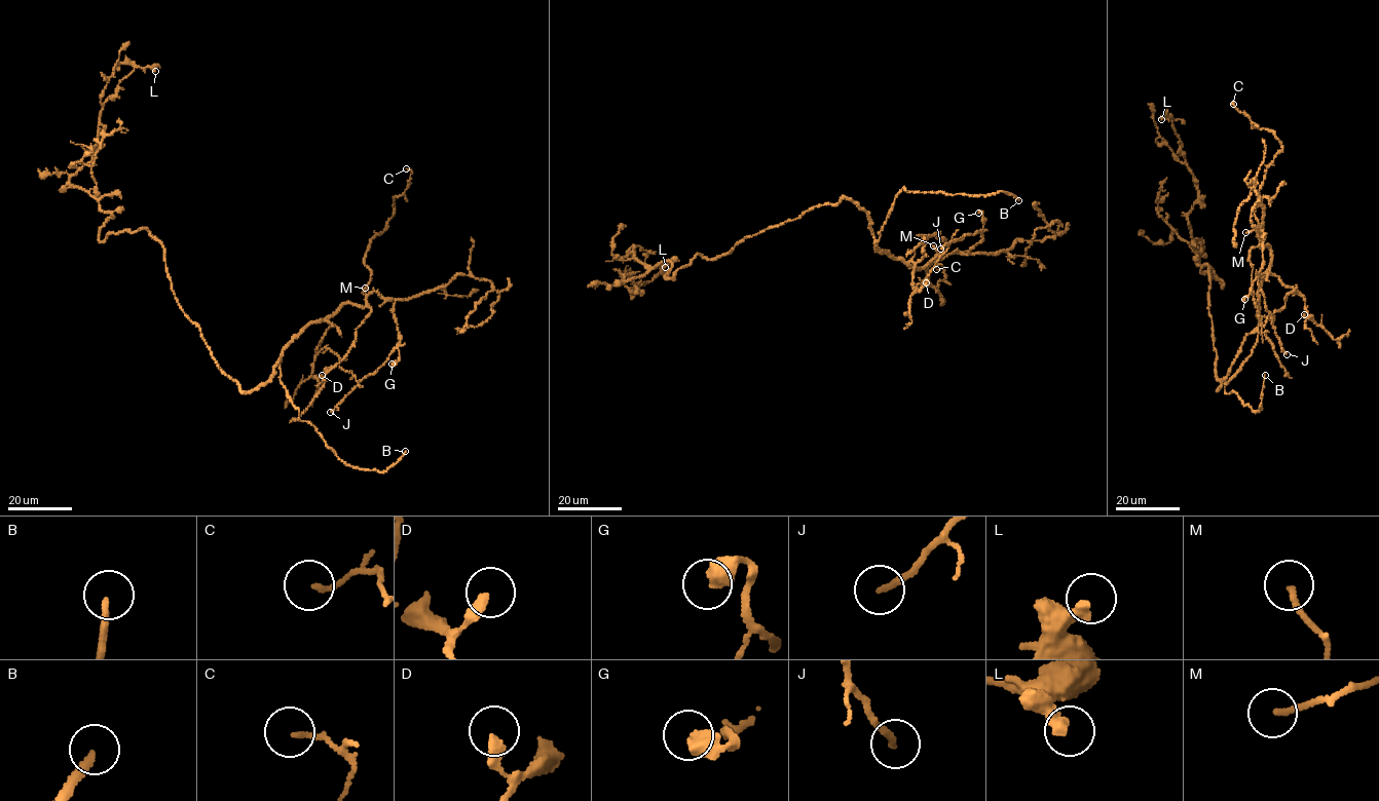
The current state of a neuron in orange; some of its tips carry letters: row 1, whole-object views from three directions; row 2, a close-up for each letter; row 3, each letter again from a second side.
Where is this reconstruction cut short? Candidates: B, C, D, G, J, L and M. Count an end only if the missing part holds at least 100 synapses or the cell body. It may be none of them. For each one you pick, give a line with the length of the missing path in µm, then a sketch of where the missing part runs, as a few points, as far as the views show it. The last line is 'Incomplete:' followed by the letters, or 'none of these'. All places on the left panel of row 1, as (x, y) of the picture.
B: Missing length about 60 µm. Course of what is missing: (405, 451), (434, 423), (522, 361), (530, 354), (527, 352)
Incomplete: B

